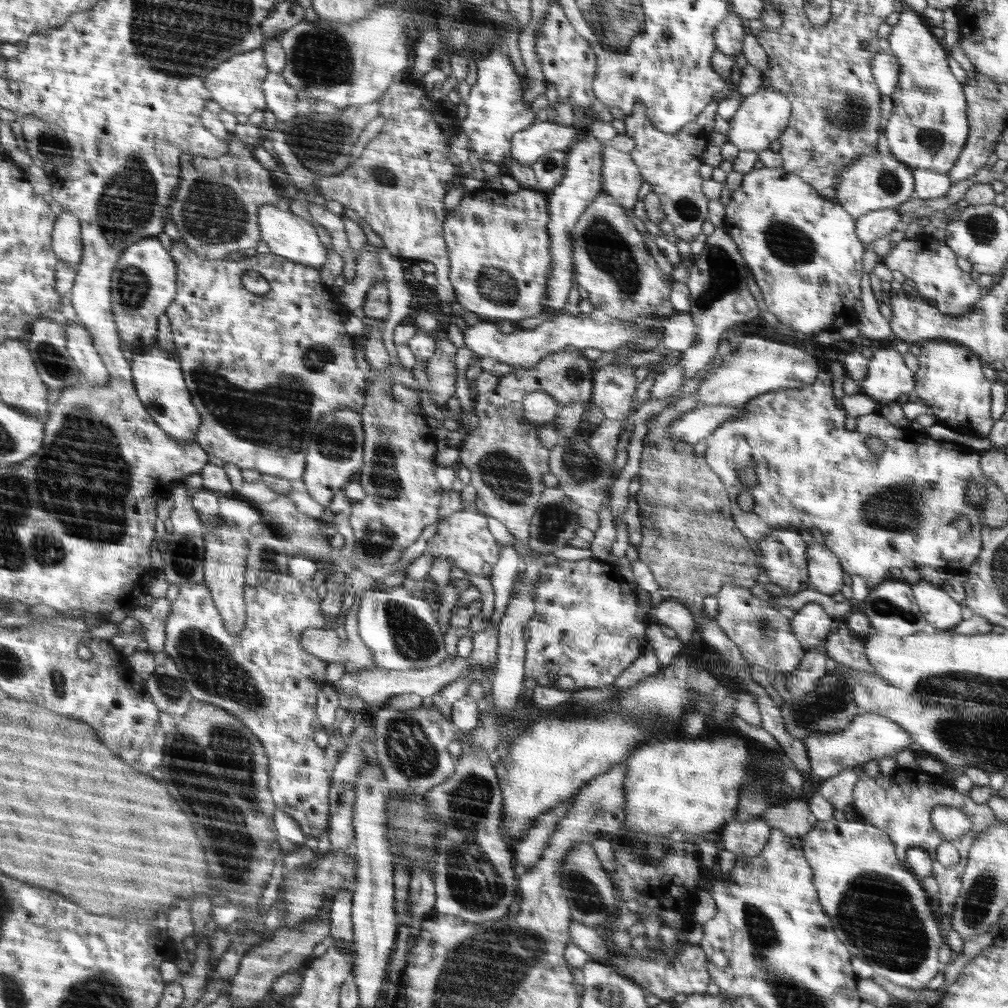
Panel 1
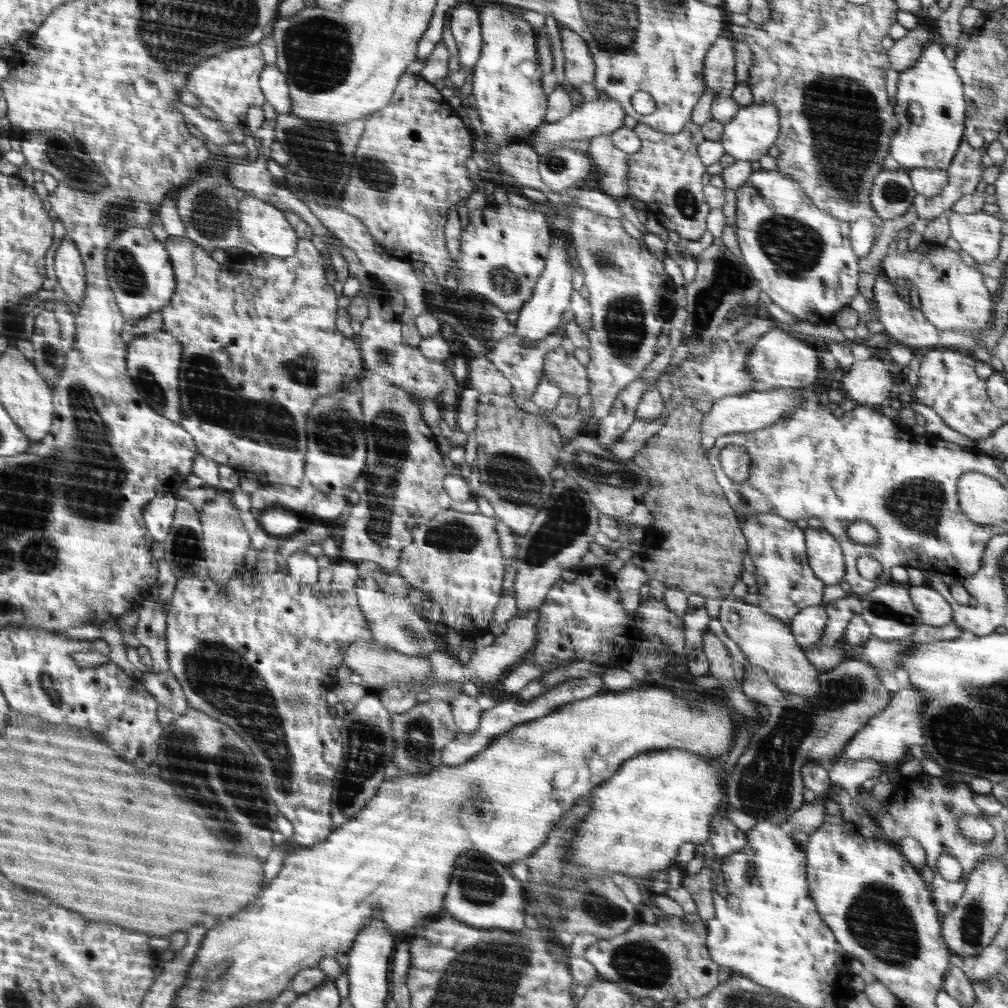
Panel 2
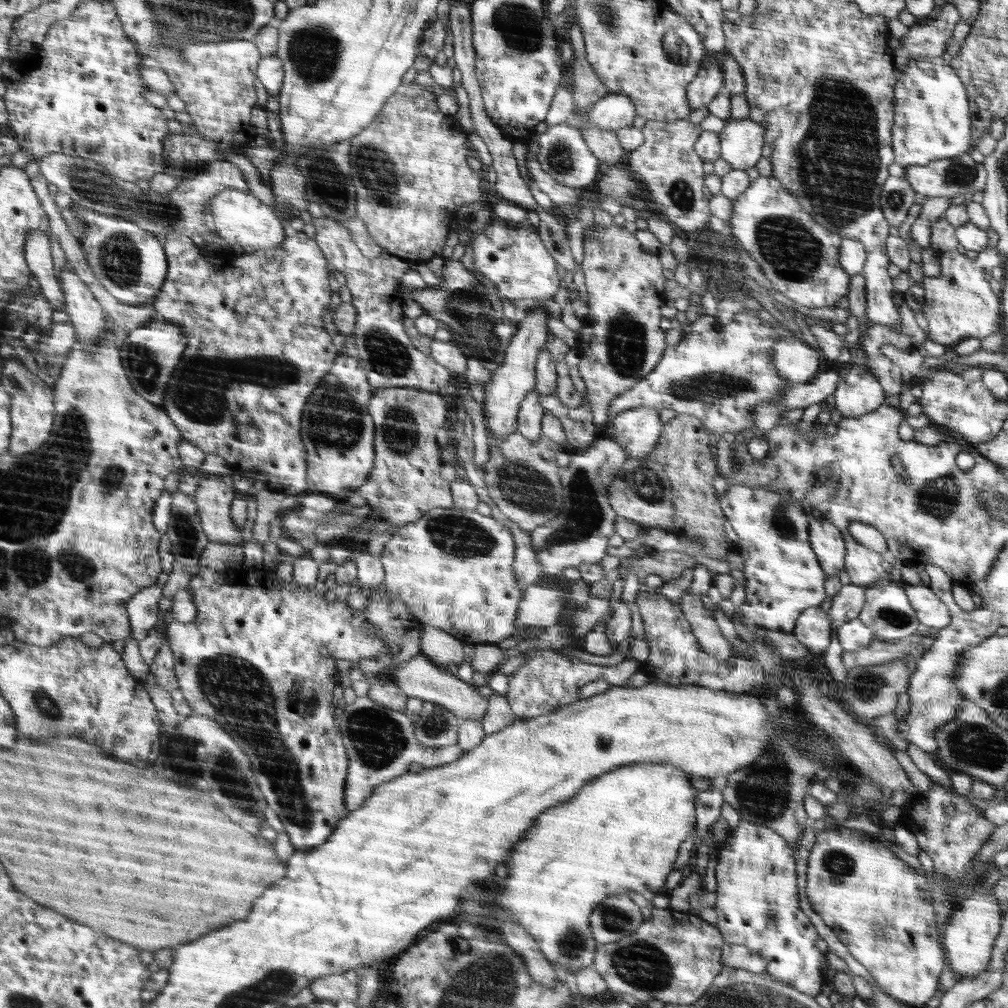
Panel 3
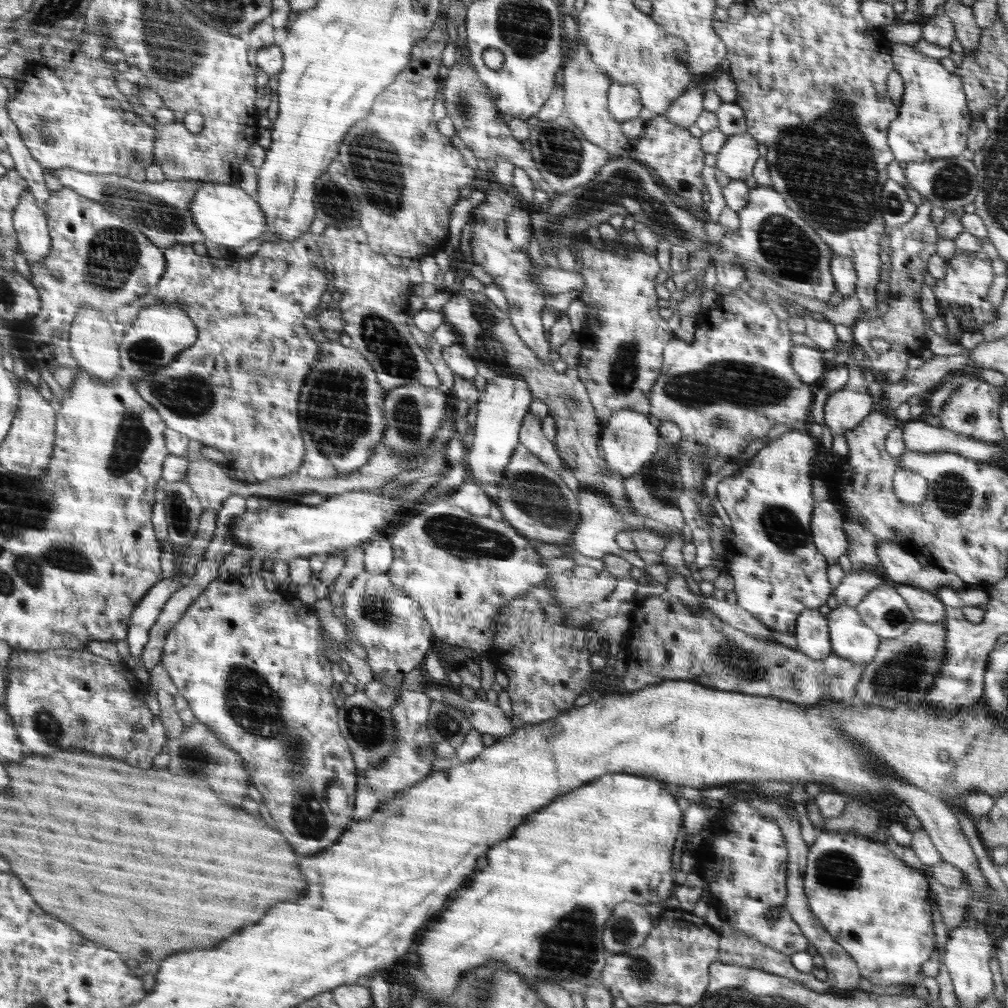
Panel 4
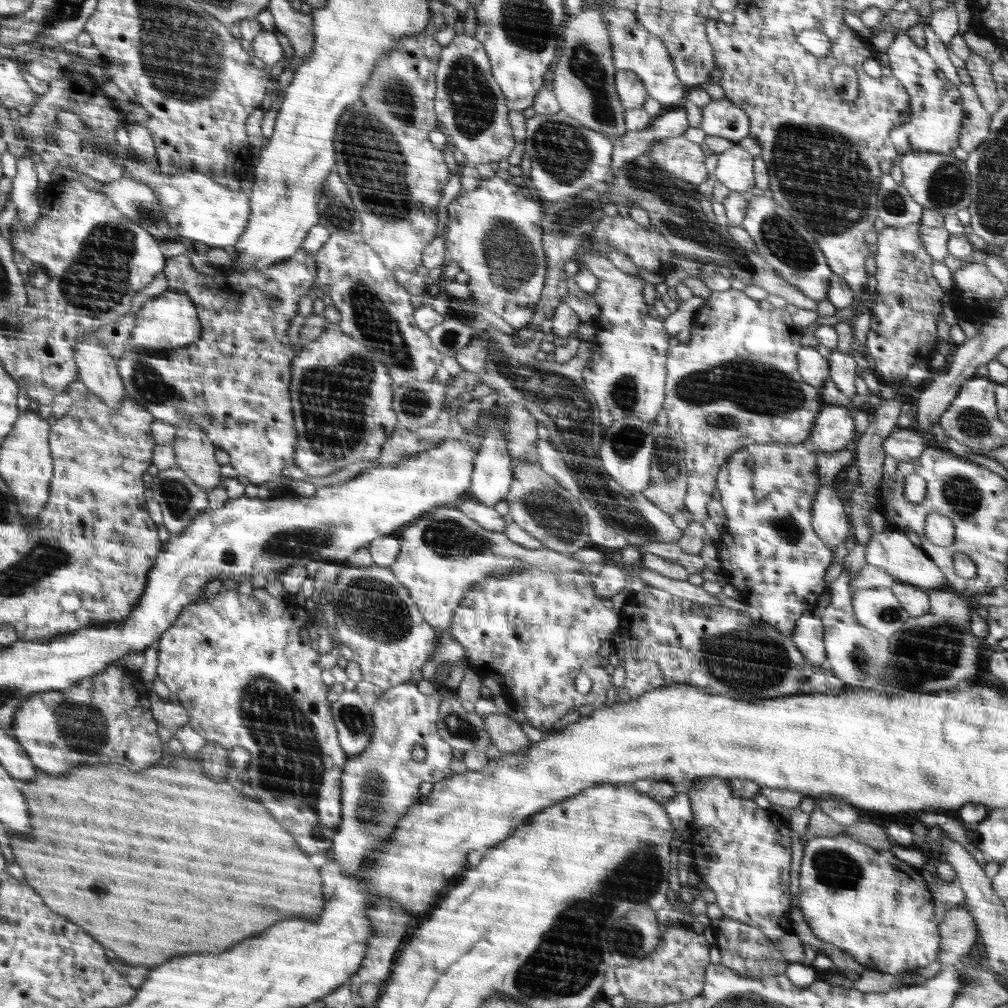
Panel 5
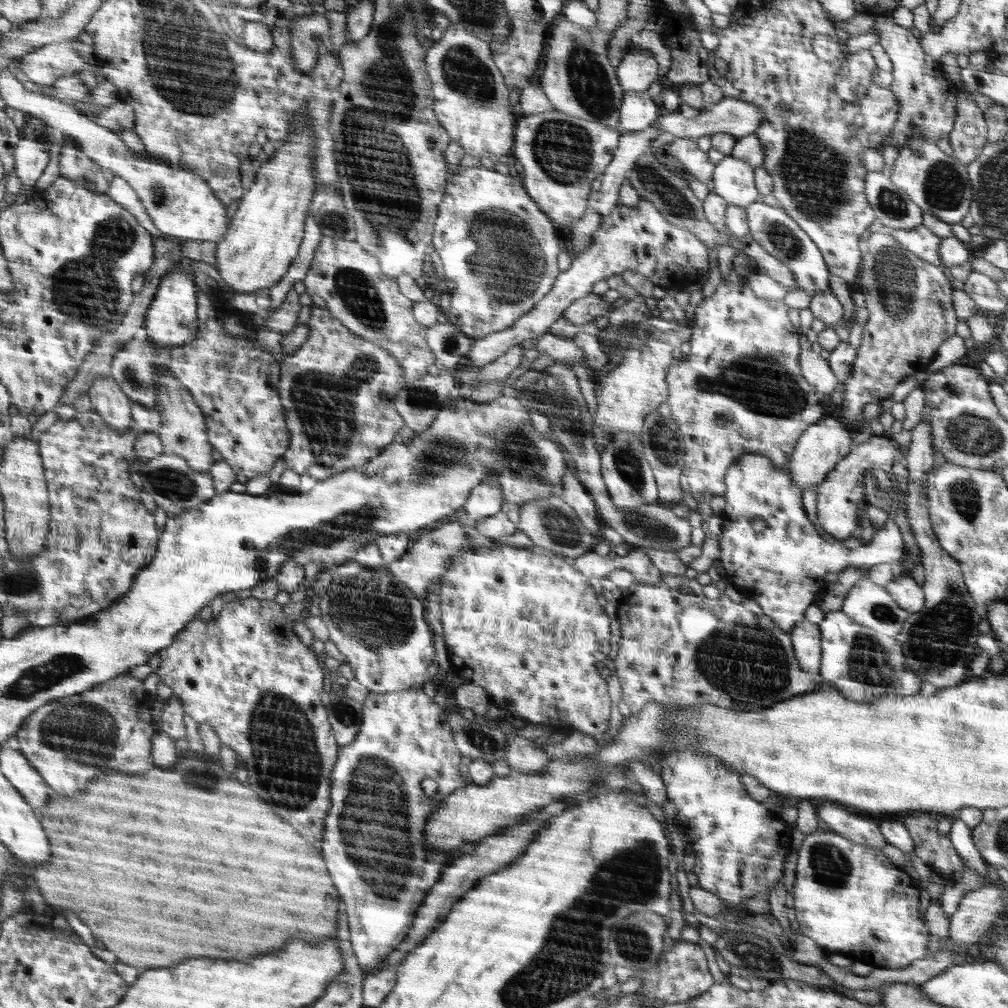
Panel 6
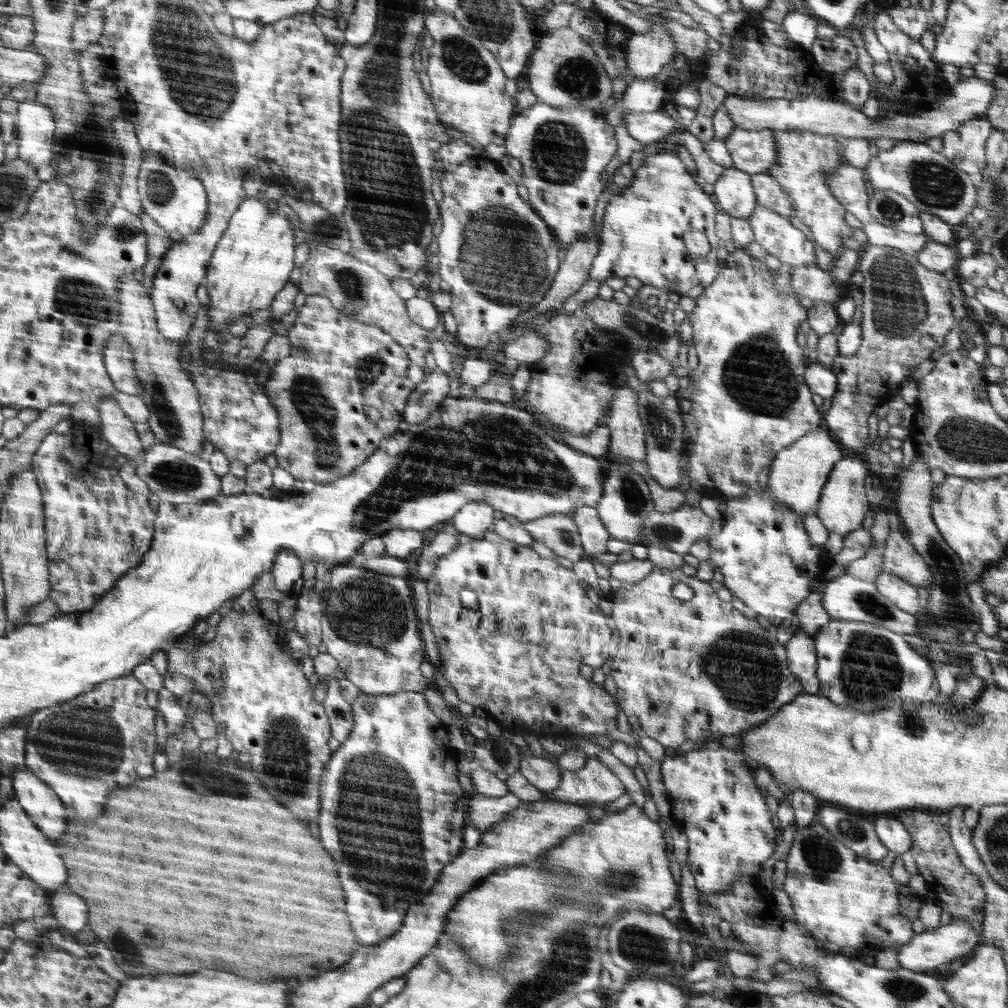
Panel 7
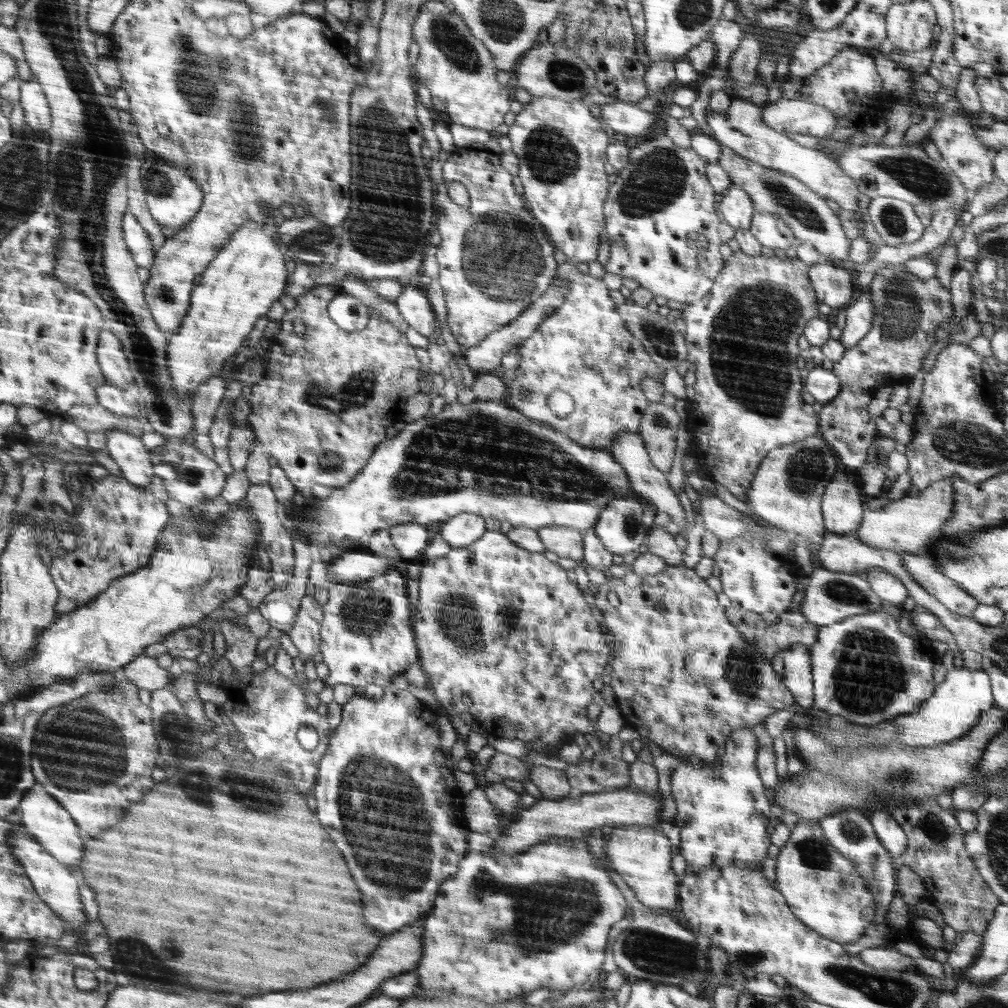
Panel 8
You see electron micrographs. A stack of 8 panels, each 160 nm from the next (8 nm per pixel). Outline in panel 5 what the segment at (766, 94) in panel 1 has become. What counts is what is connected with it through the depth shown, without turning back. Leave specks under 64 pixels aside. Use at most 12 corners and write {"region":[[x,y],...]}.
{"region":[[738,144],[718,154],[712,178],[749,194],[752,154]]}

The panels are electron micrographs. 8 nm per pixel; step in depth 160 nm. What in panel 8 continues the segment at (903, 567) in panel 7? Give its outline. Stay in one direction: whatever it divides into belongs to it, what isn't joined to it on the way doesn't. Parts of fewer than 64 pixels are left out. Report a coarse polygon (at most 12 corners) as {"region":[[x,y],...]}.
{"region":[[902,553],[906,572],[951,612],[976,599],[940,573],[930,555]]}

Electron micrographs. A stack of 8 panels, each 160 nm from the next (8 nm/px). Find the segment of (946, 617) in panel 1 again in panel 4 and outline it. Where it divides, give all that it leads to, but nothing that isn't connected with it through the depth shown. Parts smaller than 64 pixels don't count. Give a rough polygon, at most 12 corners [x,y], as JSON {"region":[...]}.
{"region":[[903,583],[895,586],[917,621],[945,622],[935,593]]}

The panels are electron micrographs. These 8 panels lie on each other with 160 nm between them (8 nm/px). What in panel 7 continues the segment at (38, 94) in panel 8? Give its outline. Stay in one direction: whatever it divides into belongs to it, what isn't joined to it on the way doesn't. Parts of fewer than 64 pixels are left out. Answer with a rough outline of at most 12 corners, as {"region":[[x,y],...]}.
{"region":[[36,99],[15,114],[19,157],[53,159],[55,120]]}

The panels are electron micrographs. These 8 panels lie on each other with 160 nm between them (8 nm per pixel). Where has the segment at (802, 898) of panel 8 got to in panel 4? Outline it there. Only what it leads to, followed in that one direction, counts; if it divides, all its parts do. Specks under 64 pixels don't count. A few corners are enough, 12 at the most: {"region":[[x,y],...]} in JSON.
{"region":[[820,832],[809,909],[861,978],[922,985],[935,951],[920,870]]}

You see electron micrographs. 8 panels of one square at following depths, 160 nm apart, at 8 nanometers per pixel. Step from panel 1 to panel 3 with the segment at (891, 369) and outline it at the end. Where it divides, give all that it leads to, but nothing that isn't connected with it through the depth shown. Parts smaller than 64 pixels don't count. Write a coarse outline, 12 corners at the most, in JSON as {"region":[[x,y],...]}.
{"region":[[865,361],[840,370],[834,394],[842,418],[884,404]]}

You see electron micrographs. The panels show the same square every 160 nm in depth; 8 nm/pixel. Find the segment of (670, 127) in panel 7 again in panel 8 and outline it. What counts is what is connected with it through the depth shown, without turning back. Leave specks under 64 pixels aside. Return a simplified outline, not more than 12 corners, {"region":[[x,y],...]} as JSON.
{"region":[[600,104],[615,134],[646,139],[657,116],[637,105]]}

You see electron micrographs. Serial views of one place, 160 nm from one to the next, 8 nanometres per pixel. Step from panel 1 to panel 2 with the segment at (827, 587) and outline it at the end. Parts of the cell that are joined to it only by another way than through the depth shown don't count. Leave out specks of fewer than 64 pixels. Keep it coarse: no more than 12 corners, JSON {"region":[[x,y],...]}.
{"region":[[823,527],[808,528],[809,565],[826,586],[844,578],[838,539]]}

